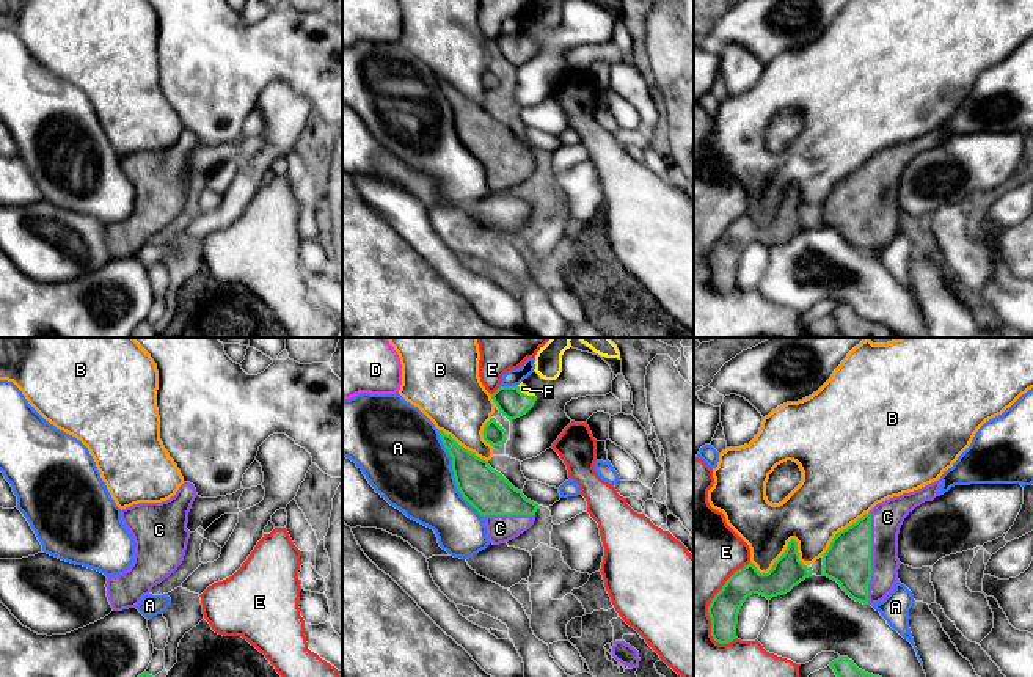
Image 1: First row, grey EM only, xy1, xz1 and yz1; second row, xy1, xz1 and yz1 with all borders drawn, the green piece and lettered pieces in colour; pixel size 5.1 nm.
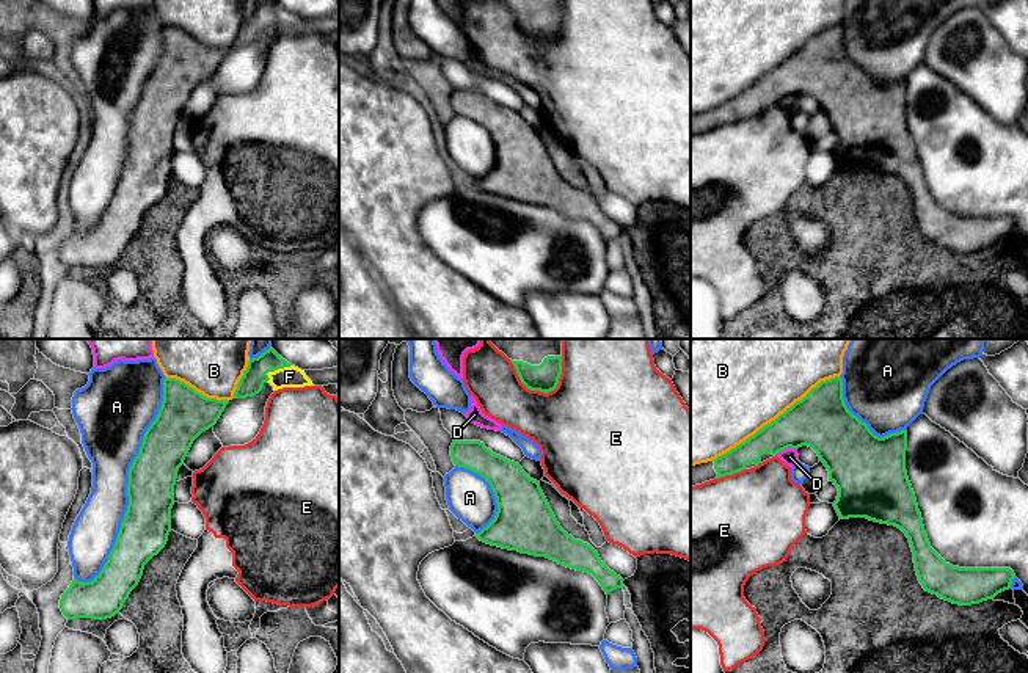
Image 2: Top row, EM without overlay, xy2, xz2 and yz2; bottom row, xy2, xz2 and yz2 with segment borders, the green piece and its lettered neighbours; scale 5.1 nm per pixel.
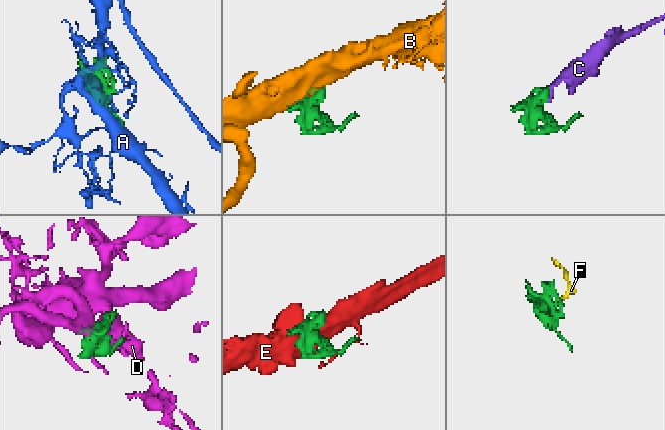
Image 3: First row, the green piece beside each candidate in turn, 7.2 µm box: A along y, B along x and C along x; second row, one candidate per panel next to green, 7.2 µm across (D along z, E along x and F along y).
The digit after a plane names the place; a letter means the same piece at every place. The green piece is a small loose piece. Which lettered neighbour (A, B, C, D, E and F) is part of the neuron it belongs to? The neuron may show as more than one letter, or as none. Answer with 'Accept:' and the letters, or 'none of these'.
Accept: C, F

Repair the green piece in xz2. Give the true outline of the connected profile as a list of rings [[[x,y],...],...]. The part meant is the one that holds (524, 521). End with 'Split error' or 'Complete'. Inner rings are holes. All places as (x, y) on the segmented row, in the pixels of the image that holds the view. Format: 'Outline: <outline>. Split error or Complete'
Outline: [[[454,441],[450,457],[455,466],[483,477],[494,493],[498,511],[494,519],[476,533],[480,541],[521,554],[546,557],[567,568],[589,573],[600,582],[606,595],[623,588],[623,579],[601,562],[598,552],[590,544],[574,540],[560,527],[540,483],[530,478],[518,463],[493,453],[480,441]]]. Complete

